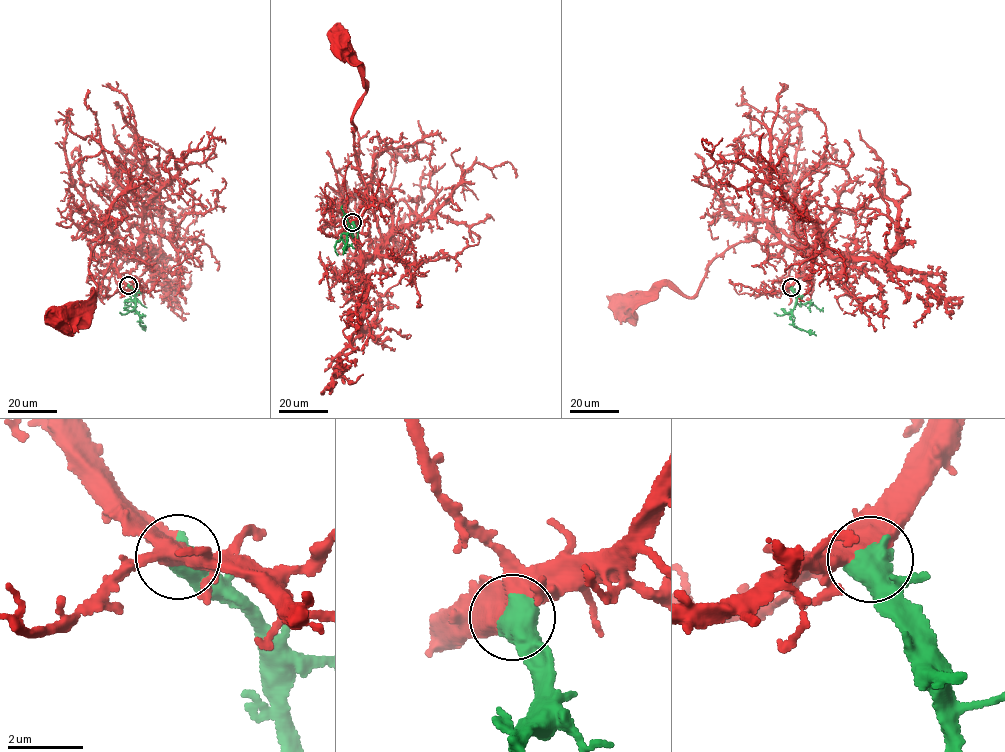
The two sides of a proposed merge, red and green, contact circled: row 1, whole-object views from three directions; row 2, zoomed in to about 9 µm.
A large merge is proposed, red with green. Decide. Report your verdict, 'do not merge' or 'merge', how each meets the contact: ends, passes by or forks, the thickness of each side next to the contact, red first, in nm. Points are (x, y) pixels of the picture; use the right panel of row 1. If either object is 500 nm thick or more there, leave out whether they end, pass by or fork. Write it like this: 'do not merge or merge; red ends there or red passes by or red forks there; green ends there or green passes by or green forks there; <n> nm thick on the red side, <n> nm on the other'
merge; 550 nm thick on the red side, 750 nm on the other

